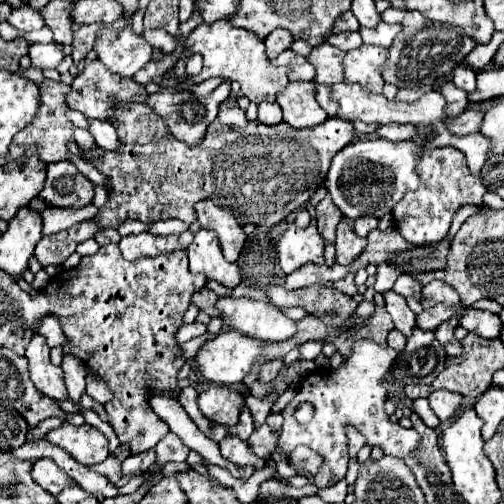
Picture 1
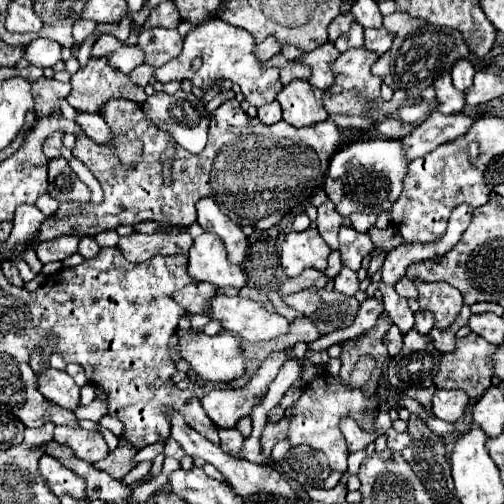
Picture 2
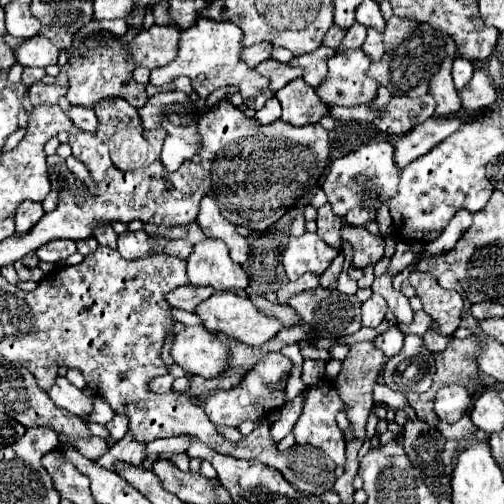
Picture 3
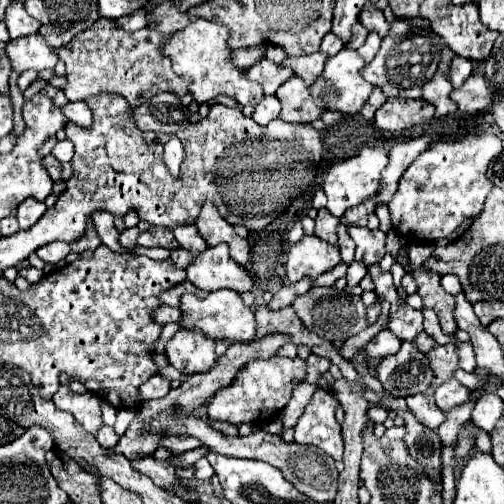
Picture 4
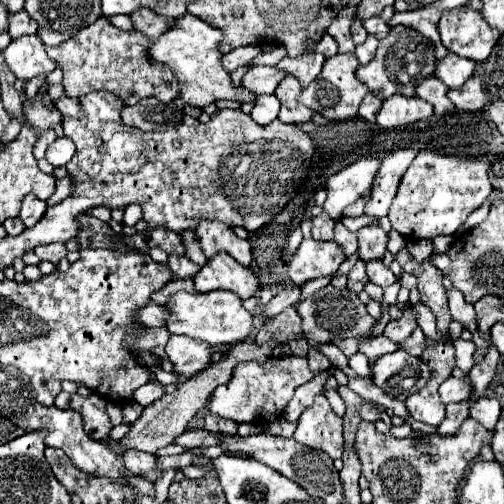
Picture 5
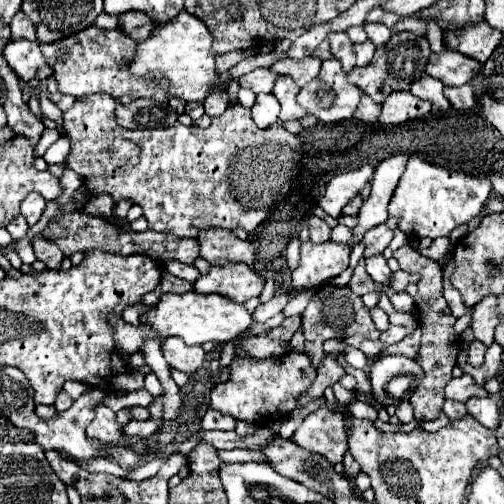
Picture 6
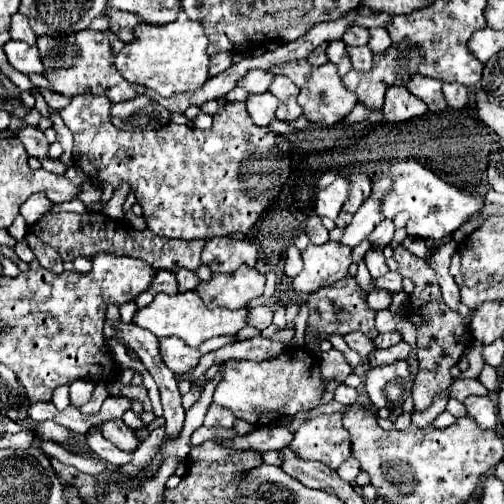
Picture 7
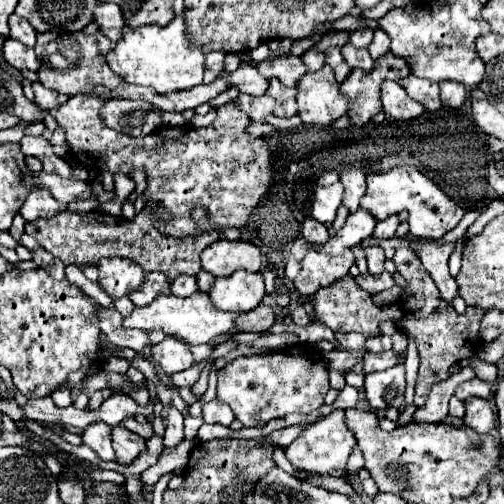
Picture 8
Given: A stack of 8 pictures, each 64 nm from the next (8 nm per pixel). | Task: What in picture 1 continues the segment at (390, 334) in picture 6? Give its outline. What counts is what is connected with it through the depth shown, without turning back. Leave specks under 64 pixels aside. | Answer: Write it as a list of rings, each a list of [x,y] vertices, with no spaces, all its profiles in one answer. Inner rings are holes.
[[[460,302],[456,304],[456,308],[444,308],[444,304],[436,304],[432,308],[426,308],[420,316],[416,316],[416,326],[424,328],[424,330],[432,330],[438,328],[442,322],[448,322],[454,314],[458,314],[460,310],[464,310],[466,306]]]

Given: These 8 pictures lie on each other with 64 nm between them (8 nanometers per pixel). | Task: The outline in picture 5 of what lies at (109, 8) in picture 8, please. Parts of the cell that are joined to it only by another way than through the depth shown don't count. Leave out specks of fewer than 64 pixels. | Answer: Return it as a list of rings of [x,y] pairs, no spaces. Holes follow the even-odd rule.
[[[150,8],[138,10],[136,14],[132,14],[132,22],[134,22],[134,30],[144,32],[146,36],[152,36],[152,38],[162,36],[166,28],[172,28],[172,24],[176,24],[174,18],[164,18],[158,12],[152,12]]]

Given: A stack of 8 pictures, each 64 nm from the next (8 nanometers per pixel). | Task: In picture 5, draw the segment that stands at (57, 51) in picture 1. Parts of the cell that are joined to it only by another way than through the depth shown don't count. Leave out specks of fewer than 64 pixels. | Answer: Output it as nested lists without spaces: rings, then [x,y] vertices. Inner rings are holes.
[[[38,34],[12,40],[4,48],[4,58],[8,68],[18,78],[34,78],[38,74],[50,74],[56,68],[56,62],[48,58],[46,46]]]

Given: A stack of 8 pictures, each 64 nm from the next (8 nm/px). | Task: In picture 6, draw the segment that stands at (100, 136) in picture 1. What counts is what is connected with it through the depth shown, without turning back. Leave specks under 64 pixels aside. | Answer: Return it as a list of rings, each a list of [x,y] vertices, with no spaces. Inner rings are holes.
[[[56,92],[56,94],[50,94],[50,100],[52,100],[62,112],[66,112],[68,108],[72,108],[72,104],[74,104],[76,98],[72,98],[72,96],[64,96],[64,94]]]

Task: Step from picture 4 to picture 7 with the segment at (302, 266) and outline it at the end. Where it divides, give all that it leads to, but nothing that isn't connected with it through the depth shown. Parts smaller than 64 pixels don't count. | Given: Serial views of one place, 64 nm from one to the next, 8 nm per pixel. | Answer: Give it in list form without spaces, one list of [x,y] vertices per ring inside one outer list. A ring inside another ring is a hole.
[[[326,242],[322,246],[310,244],[302,252],[302,260],[304,260],[304,270],[292,280],[292,286],[294,286],[296,292],[304,292],[304,294],[312,294],[312,292],[320,290],[322,286],[330,286],[336,280],[342,280],[348,274],[348,266],[352,264],[350,248],[348,246],[342,246],[338,242]]]

